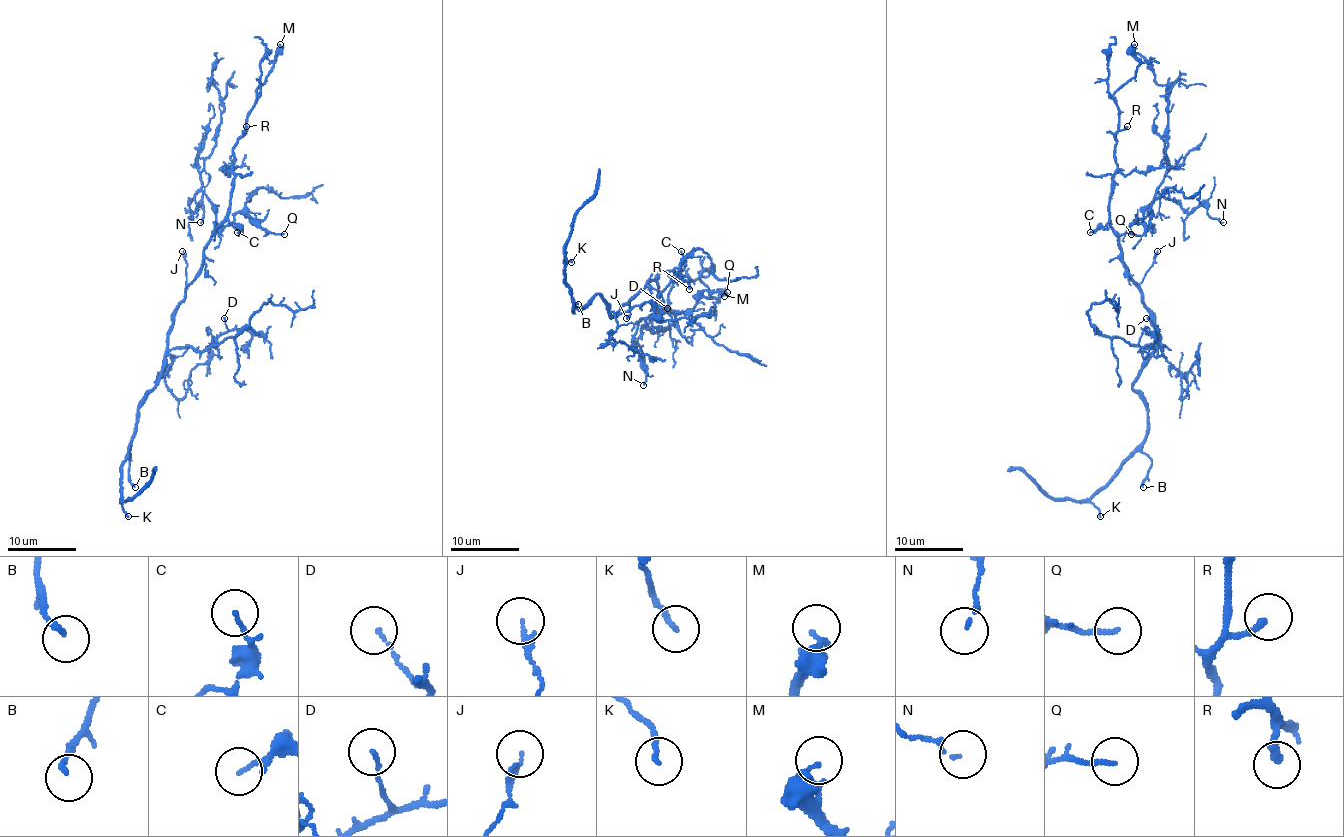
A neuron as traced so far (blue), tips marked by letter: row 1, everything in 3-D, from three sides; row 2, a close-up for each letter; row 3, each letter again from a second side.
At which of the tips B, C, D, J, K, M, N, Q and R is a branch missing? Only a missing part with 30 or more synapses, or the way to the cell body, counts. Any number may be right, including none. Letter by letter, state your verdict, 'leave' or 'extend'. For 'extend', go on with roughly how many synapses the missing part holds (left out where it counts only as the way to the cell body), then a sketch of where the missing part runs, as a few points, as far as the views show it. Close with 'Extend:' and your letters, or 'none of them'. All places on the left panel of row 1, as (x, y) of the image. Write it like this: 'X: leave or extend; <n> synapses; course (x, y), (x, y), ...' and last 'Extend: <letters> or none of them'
B: extend; 30 synapses; course (135, 487), (138, 499), (145, 504), (155, 497), (172, 494), (193, 516), (203, 518), (210, 506)
C: leave
D: leave
J: leave
K: leave
M: leave
N: leave
Q: leave
R: extend; 50 synapses; course (246, 126), (287, 126), (299, 119), (311, 119), (318, 112), (321, 35)
Extend: B, R

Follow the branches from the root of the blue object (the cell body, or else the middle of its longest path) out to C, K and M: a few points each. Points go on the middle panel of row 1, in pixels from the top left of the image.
C: (617, 311), (662, 272), (679, 268), (684, 258), (681, 251)
K: (617, 311), (611, 316), (599, 294), (583, 308), (575, 304), (564, 284), (564, 251), (571, 262)
M: (617, 311), (650, 280), (670, 270), (676, 279), (694, 280), (700, 275), (717, 301), (724, 296)

